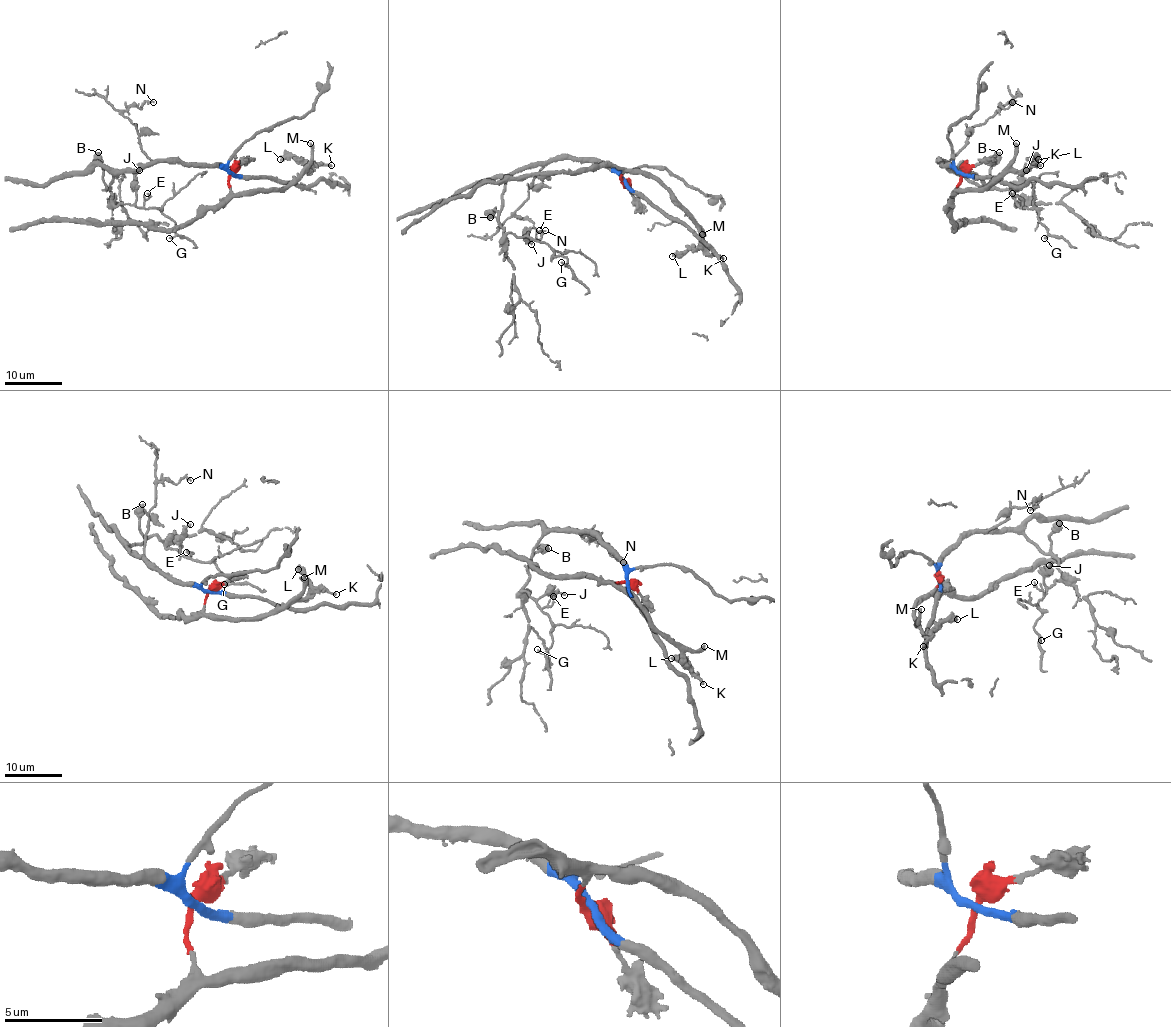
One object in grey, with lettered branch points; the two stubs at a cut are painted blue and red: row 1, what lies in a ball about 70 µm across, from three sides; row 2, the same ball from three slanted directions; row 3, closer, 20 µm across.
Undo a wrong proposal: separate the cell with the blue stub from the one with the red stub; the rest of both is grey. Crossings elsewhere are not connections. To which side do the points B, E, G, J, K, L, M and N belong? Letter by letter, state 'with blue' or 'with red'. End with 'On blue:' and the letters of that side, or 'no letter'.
B: with blue
E: with blue
G: with blue
J: with blue
K: with red
L: with red
M: with red
N: with blue
On blue: B, E, G, J, N

